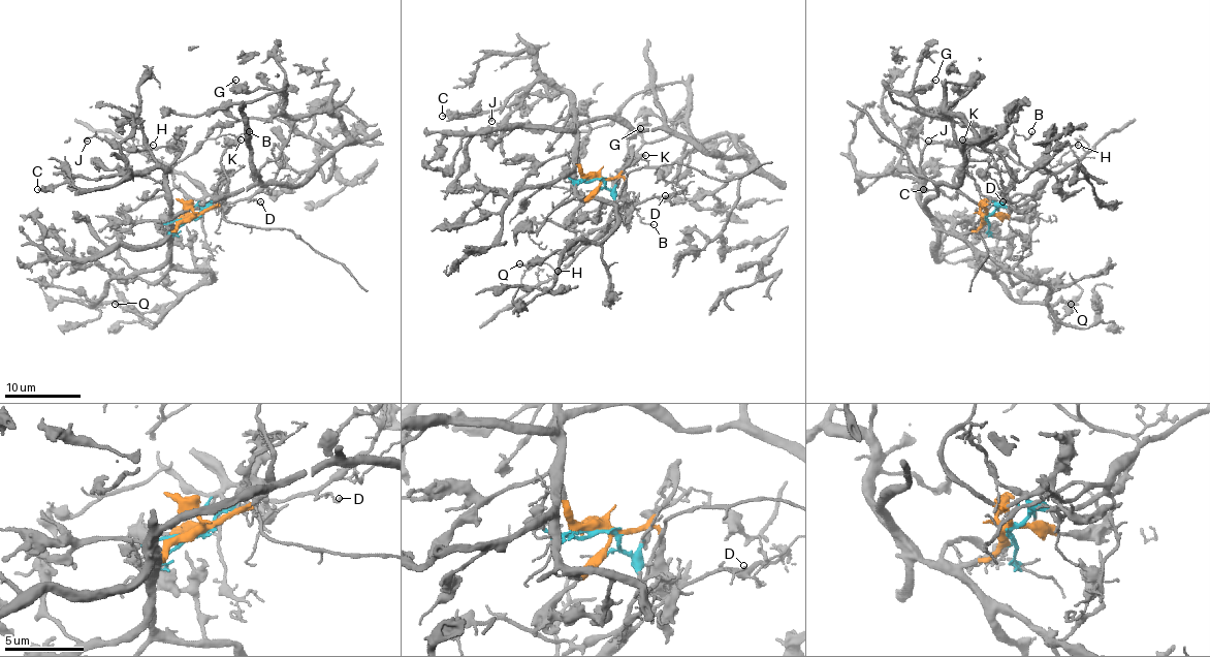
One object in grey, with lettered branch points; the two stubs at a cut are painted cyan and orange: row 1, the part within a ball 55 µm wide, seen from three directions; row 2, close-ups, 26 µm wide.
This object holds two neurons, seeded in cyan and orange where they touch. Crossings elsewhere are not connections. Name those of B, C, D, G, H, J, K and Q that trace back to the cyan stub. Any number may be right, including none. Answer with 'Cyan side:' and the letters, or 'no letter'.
Cyan side: B, D, H

